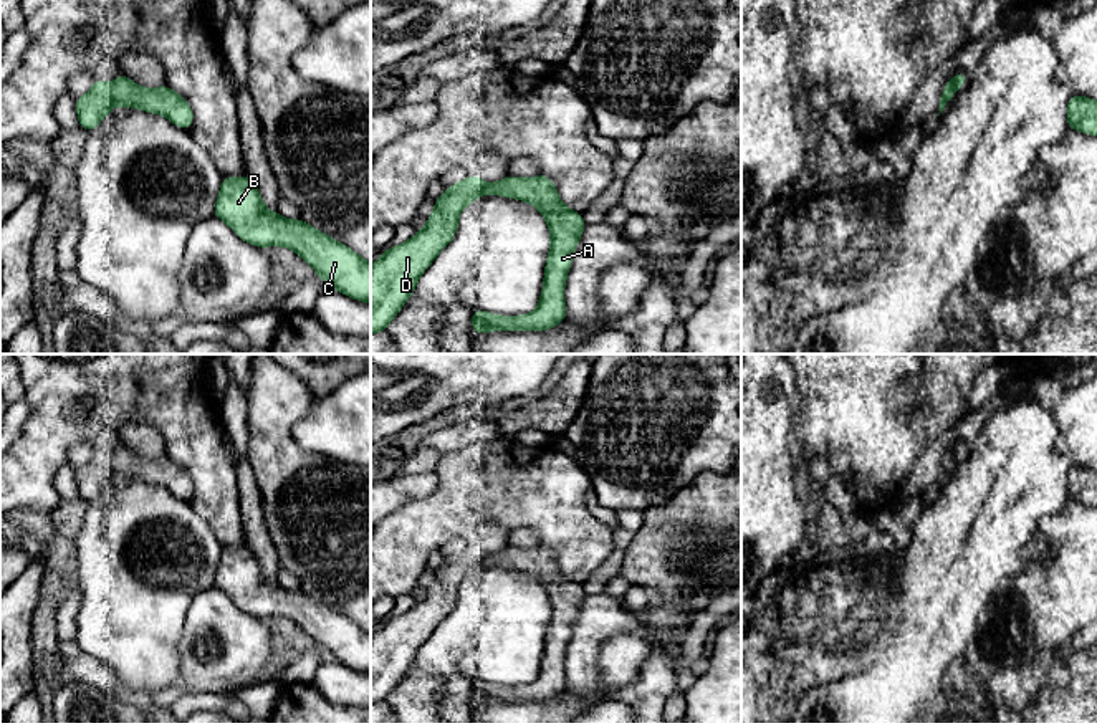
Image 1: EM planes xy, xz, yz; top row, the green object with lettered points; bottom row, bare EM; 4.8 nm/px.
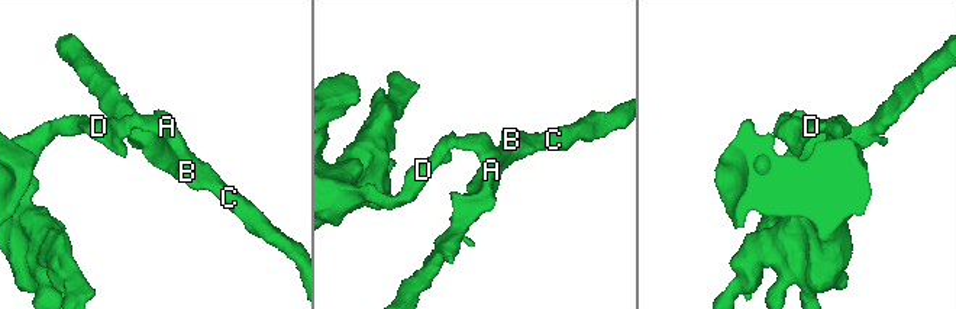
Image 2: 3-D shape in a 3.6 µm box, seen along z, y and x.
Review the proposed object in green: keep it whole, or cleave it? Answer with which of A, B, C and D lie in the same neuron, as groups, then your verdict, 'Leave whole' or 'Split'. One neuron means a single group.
Groups: A B C D. Leave whole

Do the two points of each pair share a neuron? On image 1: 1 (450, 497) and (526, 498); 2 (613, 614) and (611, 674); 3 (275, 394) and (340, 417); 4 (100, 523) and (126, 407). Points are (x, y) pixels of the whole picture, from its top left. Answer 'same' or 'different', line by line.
1: same
2: different
3: different
4: different

